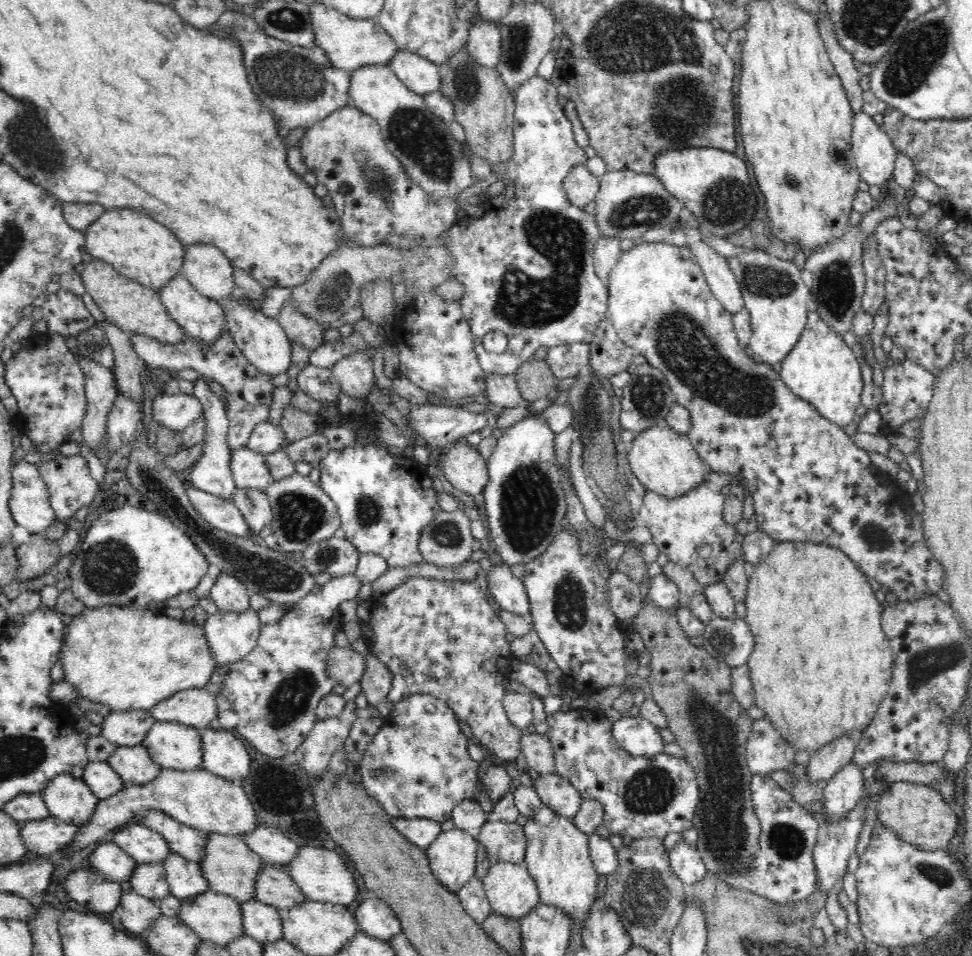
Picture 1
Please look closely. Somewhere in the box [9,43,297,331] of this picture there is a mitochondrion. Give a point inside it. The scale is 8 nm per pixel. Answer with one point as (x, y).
(32, 110)

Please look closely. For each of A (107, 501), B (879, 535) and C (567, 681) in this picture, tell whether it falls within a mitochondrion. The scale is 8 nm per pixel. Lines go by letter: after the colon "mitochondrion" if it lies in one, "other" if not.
A: other
B: mitochondrion
C: other

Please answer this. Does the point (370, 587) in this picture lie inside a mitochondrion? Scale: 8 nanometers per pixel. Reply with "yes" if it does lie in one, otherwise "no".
no

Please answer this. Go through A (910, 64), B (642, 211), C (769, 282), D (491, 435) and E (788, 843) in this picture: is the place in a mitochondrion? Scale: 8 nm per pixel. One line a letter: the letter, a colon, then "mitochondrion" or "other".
A: mitochondrion
B: mitochondrion
C: mitochondrion
D: other
E: mitochondrion

